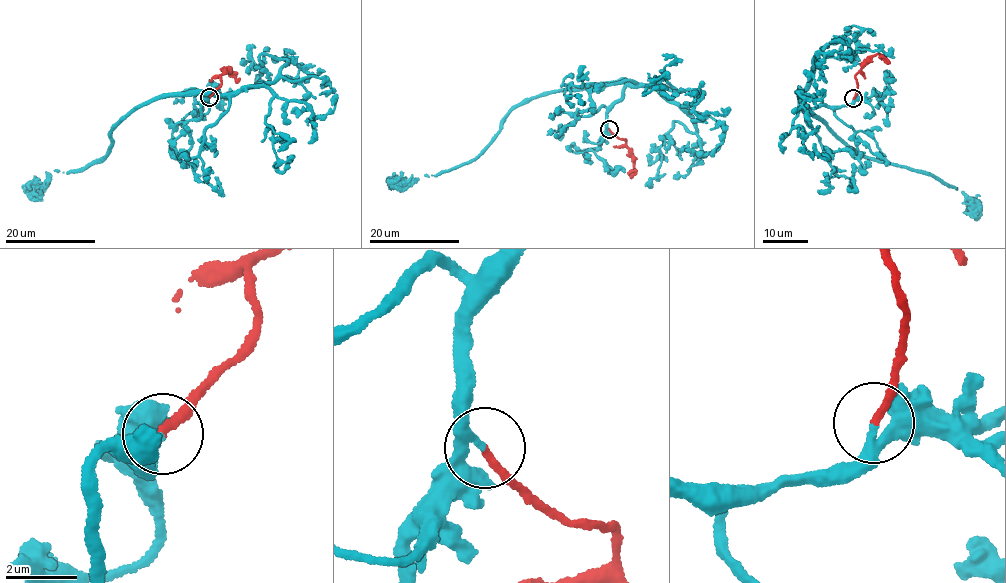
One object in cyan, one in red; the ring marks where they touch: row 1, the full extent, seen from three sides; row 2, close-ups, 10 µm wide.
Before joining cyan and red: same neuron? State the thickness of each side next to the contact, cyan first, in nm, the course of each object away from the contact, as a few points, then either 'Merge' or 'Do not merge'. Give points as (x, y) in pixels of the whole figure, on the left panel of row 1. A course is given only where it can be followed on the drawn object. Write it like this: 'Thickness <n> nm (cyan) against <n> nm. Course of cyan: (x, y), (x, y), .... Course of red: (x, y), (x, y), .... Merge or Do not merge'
Thickness 240 nm (cyan) against 240 nm. Course of cyan: (209, 96), (145, 101), (122, 116), (103, 157), (22, 187). Course of red: (209, 96), (229, 67), (233, 77), (237, 81), (239, 77). Merge

